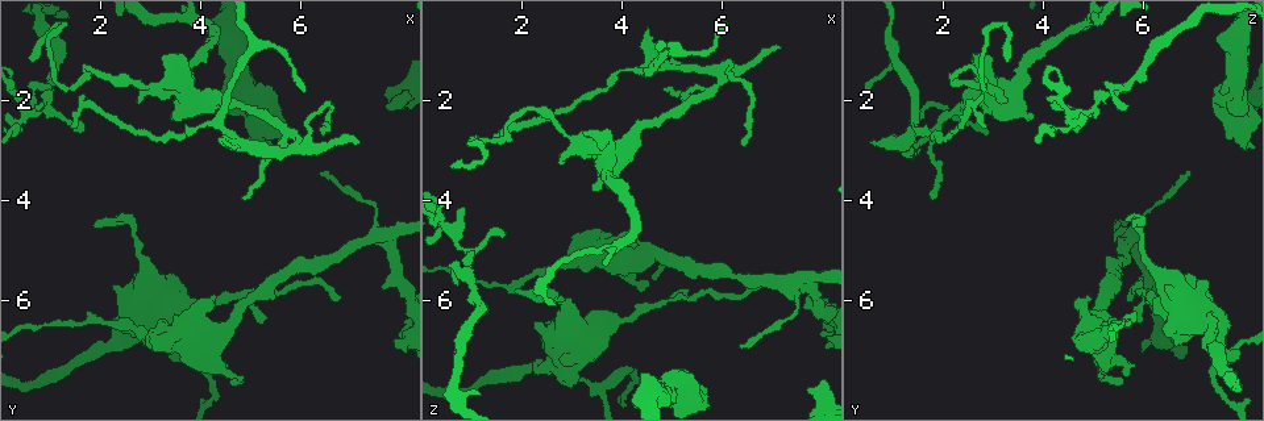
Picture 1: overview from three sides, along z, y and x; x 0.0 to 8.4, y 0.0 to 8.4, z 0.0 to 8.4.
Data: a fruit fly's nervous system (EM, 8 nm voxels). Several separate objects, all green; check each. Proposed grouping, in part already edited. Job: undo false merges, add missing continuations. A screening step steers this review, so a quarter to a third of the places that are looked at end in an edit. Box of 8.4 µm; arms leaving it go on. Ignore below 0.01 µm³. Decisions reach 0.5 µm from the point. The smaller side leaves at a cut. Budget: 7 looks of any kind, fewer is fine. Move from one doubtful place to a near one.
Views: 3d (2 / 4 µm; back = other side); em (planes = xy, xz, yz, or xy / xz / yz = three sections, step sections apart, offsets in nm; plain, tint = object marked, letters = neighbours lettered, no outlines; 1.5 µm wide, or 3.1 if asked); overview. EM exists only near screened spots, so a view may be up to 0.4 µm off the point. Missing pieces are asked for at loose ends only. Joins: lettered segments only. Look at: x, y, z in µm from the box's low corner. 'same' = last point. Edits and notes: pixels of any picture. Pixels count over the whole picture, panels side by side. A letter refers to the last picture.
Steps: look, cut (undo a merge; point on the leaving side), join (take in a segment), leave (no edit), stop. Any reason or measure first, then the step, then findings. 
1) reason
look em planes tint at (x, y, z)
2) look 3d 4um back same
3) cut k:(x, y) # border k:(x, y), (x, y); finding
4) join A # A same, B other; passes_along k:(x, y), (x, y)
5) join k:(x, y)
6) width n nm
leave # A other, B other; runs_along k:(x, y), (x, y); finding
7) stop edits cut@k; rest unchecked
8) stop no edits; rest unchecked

look 3d 4um at (4.45, 2.80, 0.65)

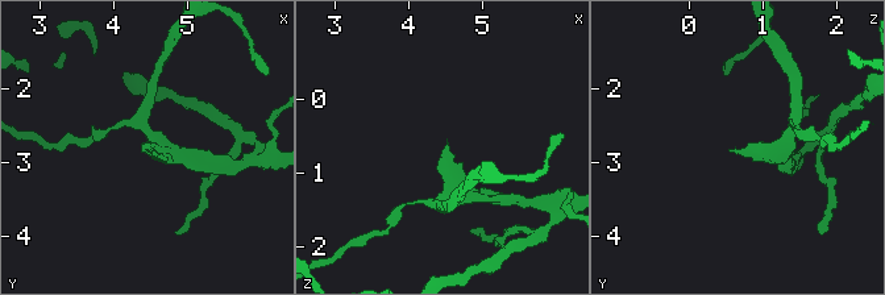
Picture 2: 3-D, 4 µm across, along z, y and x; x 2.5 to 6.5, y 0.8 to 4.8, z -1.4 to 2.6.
need the tissue
look em planes letters at (4.50, 2.80, 0.60)

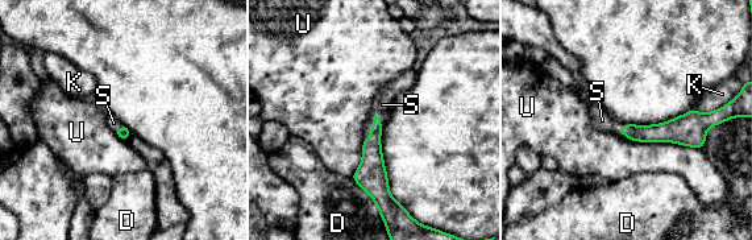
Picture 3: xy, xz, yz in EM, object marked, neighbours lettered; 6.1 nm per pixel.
join S # D other, K other, S same, U other; passes_along 3:(372, 169), (372, 128), (382, 104); the neuron continues

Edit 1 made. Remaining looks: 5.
look overview

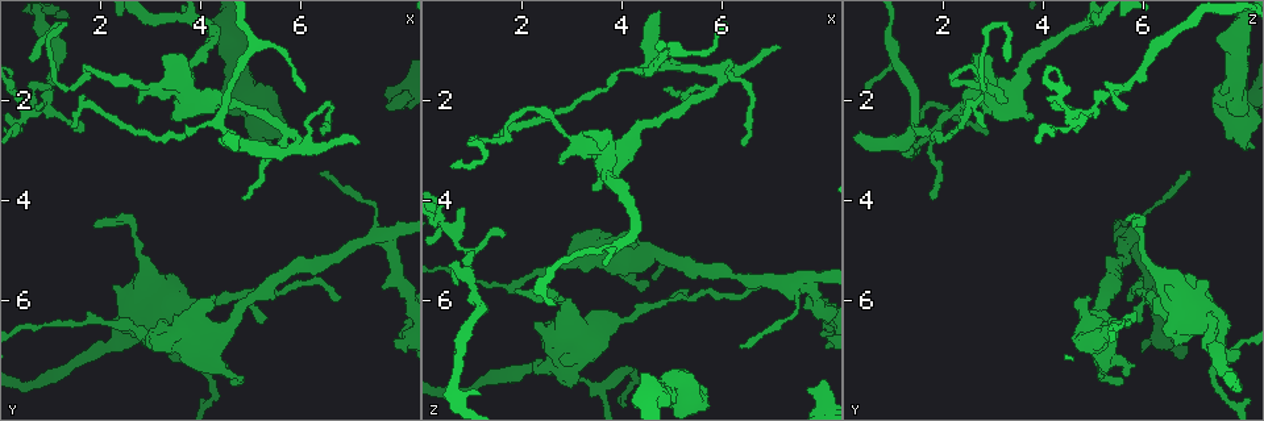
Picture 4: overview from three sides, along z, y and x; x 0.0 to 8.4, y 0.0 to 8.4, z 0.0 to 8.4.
four or more arms meet
look em planes tint at (5.95, 2.75, 1.65)

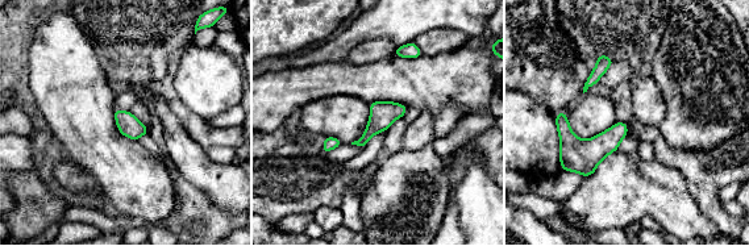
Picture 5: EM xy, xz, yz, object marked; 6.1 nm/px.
look em planes letters same

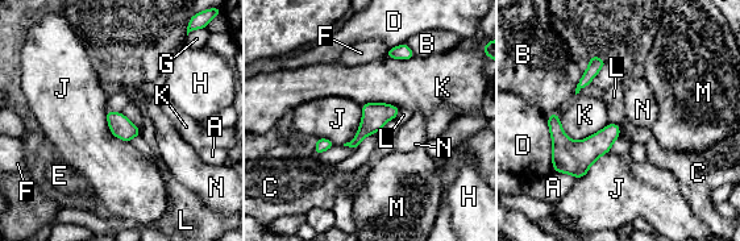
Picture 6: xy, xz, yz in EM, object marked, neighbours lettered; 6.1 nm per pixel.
width 140 nm
leave # A other, B other, C other, D other, E other, F other, G other, H other, J other, K other, L other, M other, N other; border 6:(107, 108), (121, 113); one neuron here

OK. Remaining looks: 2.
sudden change in width
look em planes letters at (2.80, 1.75, 2.60)

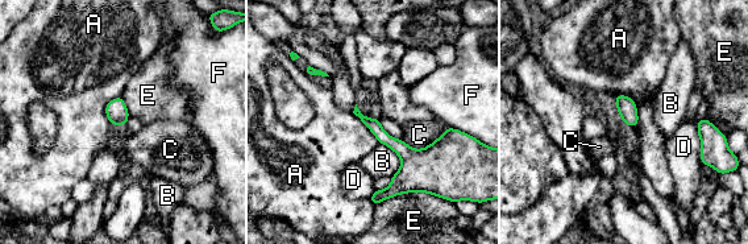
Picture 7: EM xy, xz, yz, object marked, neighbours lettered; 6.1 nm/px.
width 80 nm
leave # A other, B other, C other, D other, E other, F other; runs_along 7:(451, 131), (407, 180), (375, 201); continuous, no second neuron

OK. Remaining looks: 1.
stop edits join@3; rest unchecked

